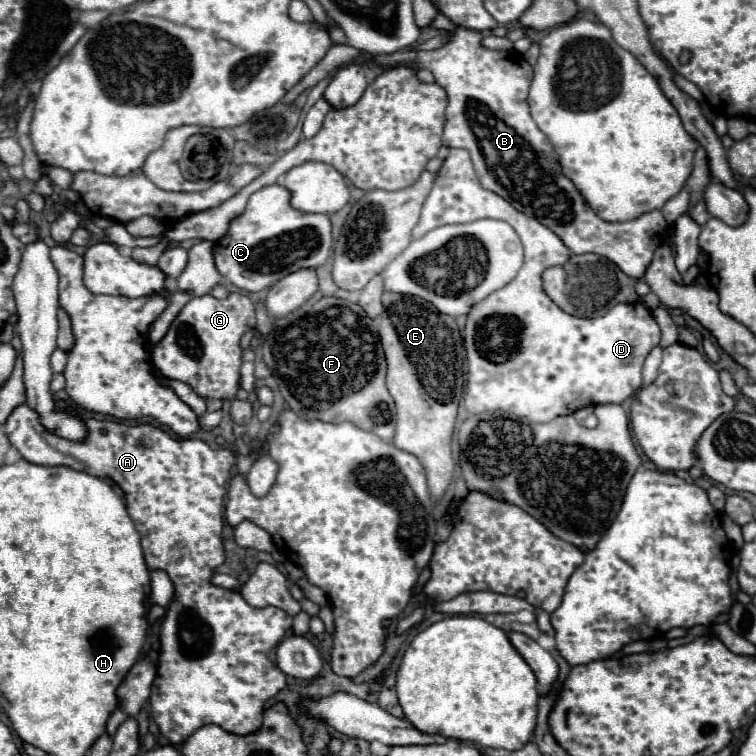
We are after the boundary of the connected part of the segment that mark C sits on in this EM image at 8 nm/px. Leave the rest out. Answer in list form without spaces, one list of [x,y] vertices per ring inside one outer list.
[[[267,185],[249,197],[241,217],[231,221],[227,235],[215,245],[215,263],[219,273],[243,291],[261,291],[301,269],[317,269],[327,263],[333,235],[331,221],[325,213],[297,211],[289,203],[289,189]]]

